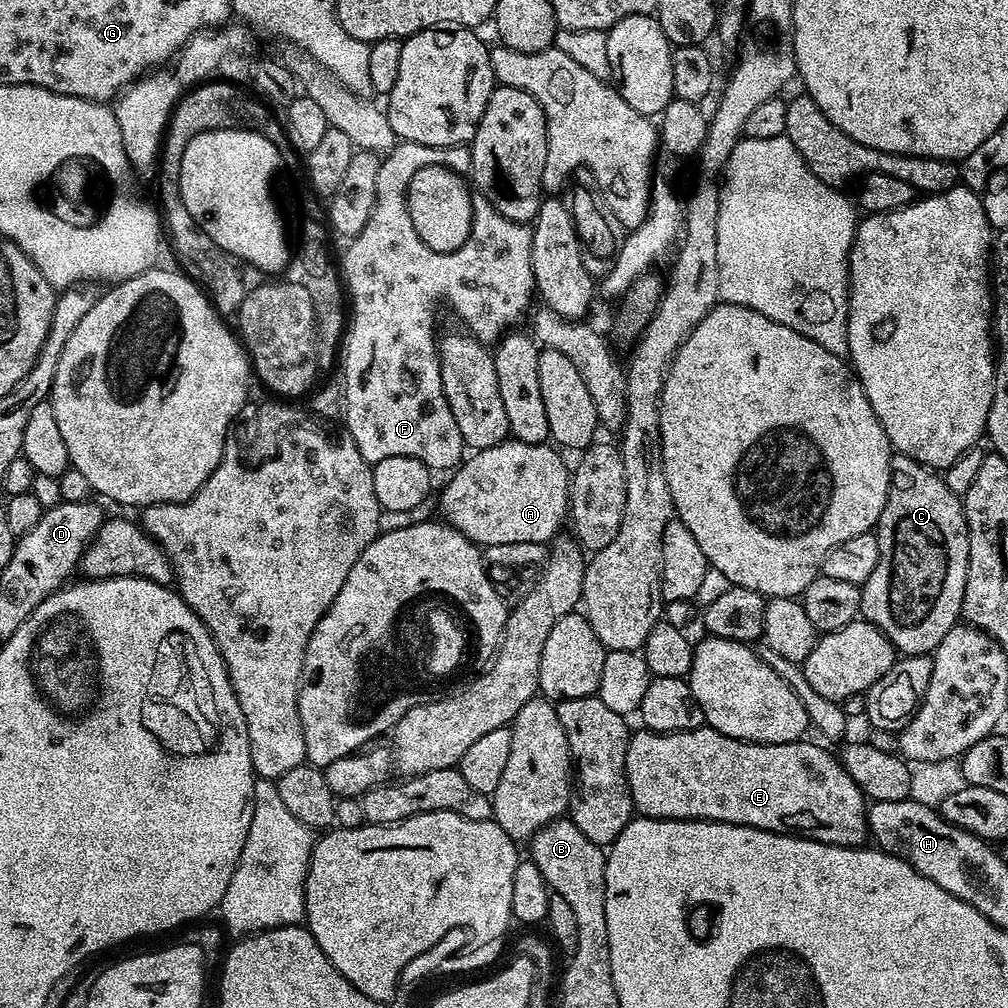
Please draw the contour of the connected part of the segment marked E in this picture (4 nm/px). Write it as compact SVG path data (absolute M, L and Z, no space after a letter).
M707 726L695 728L692 732L649 732L633 731L628 737L626 746L626 778L632 795L632 807L641 816L658 818L659 820L717 820L723 824L741 824L751 828L761 828L767 832L783 832L797 836L807 836L809 840L817 840L823 844L861 847L869 839L868 809L864 791L850 778L850 774L835 755L832 756L823 748L825 745L807 744L807 739L792 740L788 744L752 744L749 740L735 740L726 734L718 734Z

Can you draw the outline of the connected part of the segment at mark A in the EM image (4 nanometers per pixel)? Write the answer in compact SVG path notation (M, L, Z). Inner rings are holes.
M515 438L506 439L489 448L475 449L449 475L453 476L449 478L448 485L440 496L443 519L463 536L470 538L473 544L484 548L502 546L505 542L547 545L563 524L565 527L570 512L570 468L569 465L564 465L559 454L561 455L551 443L531 444Z

